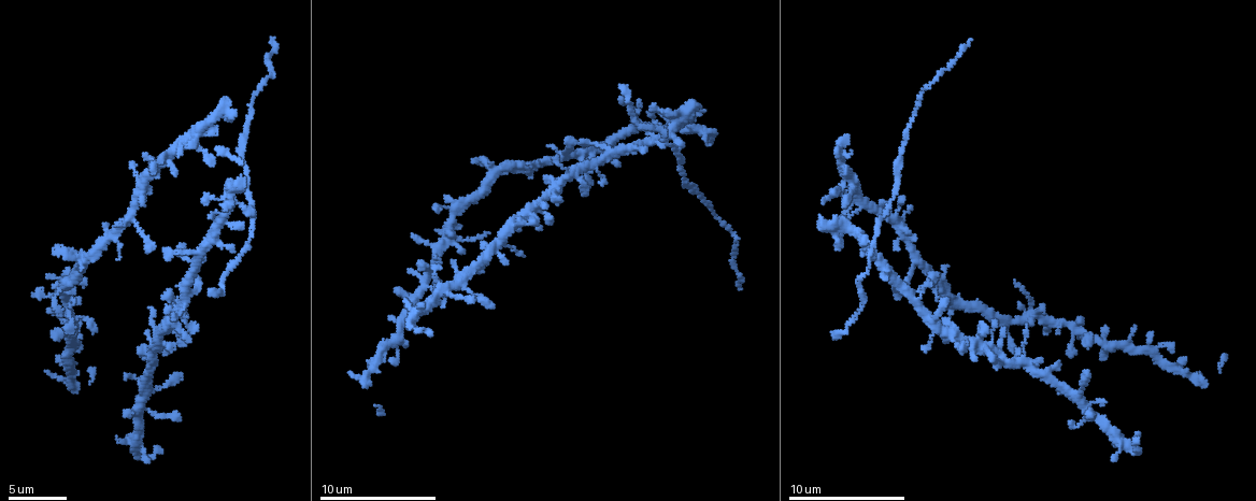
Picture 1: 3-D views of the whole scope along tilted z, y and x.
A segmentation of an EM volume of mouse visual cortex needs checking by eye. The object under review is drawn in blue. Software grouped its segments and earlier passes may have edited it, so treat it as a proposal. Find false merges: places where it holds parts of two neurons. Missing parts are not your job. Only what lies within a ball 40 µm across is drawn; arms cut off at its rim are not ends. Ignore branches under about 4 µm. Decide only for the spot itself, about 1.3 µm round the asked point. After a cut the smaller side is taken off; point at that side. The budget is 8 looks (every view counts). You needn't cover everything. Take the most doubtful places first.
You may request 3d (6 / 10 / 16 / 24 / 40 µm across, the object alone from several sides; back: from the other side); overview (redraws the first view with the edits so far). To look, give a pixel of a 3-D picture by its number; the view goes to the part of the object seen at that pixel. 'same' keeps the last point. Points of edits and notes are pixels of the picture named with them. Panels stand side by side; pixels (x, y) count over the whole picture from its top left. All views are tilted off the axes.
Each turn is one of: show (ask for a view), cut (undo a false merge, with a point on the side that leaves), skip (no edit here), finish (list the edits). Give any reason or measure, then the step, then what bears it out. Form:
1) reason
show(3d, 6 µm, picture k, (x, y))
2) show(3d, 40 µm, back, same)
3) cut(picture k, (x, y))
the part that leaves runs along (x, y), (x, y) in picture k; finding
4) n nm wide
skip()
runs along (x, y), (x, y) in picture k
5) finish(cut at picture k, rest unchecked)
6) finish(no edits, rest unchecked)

two arms in line, one across
show(3d, 6 µm, picture 1, (253, 219))

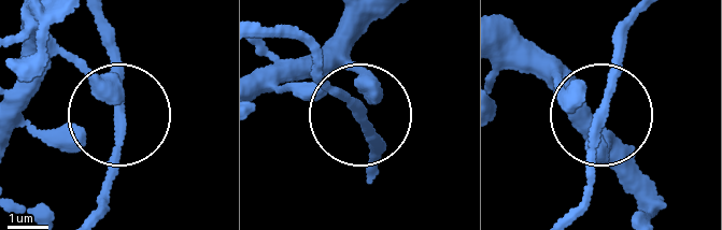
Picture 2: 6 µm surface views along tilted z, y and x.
from behind
show(3d, 6 µm, back, picture 2, (117, 109))

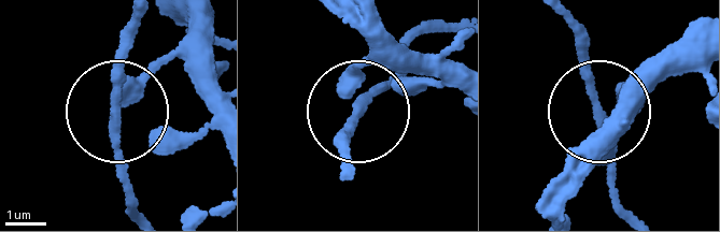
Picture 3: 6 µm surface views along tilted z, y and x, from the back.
3 arms
skip()
continuous, no second neuron

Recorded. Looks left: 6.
branch point
show(3d, 10 µm, picture 1, (613, 154))

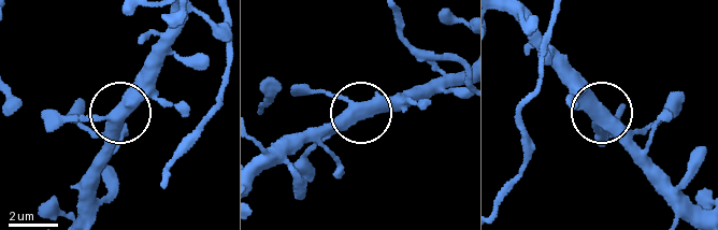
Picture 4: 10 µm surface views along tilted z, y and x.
skip()
runs along (18, 104), (113, 114), (117, 123), (102, 158) in picture 4; continuous, no second neuron

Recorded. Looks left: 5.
show(3d, 16 µm, picture 1, (909, 276))

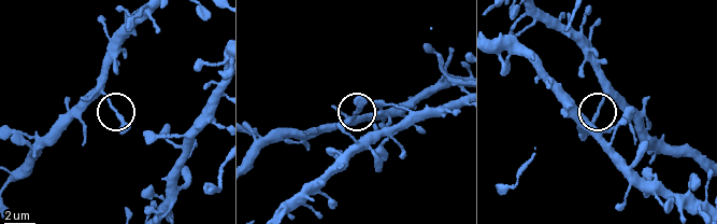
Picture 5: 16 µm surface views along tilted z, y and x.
show(3d, 6 µm, picture 5, (354, 112))

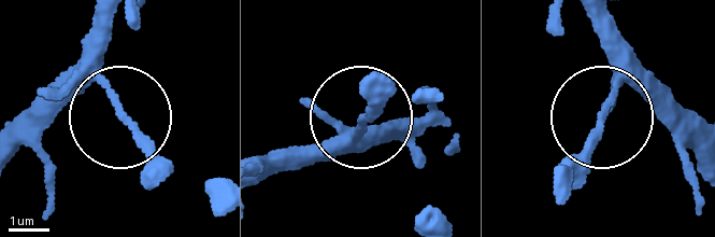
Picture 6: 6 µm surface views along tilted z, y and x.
180 nm wide
skip()
runs along (130, 115), (99, 68), (96, 31) in picture 6; continuous, no second neuron

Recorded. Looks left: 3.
calibre changes
show(3d, 6 µm, picture 1, (245, 127))

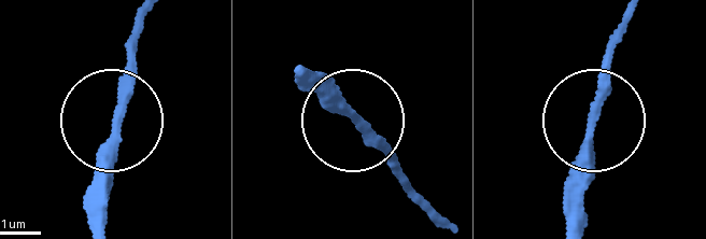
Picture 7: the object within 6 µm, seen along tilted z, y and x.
show(3d, 6 µm, back, picture 7, (353, 117))

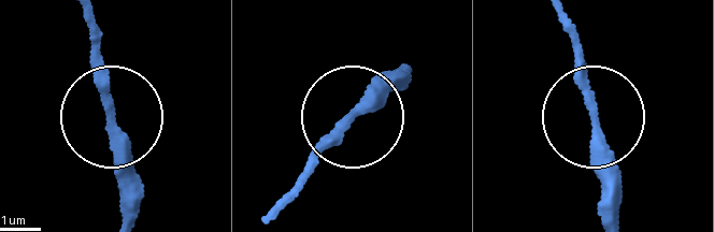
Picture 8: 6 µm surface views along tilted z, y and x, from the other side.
skip()
runs along (605, 219), (605, 148), (568, 23) in picture 8; all the same neuron

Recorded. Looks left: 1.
finish(no edits, rest unchecked)

